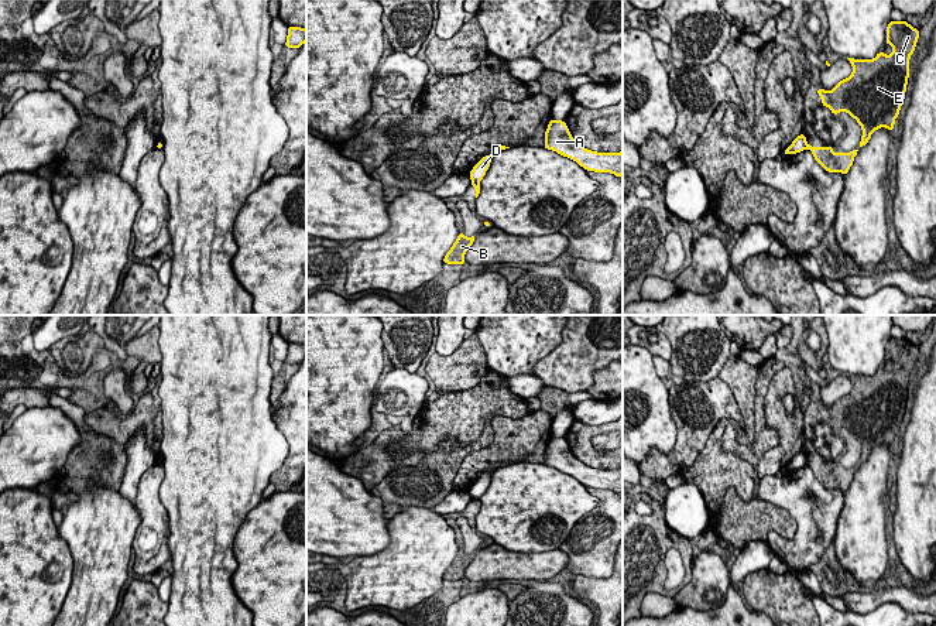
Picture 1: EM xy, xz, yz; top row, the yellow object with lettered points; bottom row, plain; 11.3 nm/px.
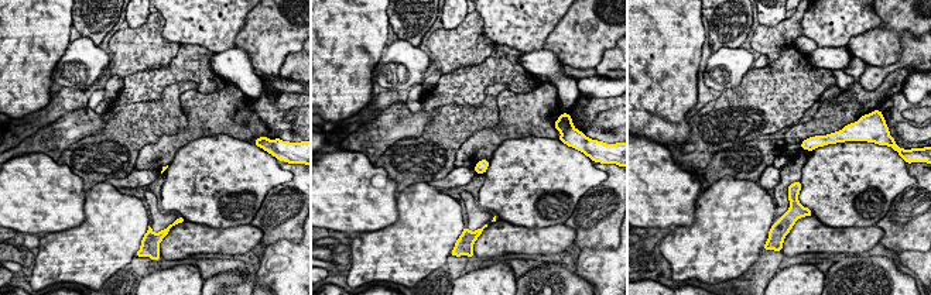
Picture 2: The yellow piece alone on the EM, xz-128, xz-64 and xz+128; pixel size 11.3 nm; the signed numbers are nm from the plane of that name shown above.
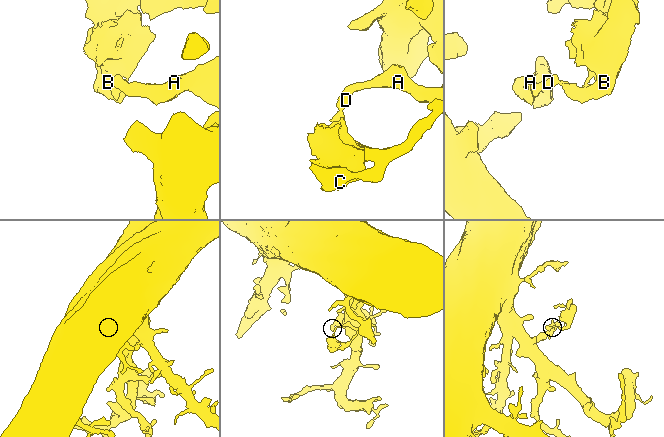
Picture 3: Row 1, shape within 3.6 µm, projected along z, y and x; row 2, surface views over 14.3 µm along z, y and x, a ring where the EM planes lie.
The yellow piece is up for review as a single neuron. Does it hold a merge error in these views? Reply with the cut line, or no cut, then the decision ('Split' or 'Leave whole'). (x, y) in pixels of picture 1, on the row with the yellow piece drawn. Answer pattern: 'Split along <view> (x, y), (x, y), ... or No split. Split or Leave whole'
Split along yz (808, 144), (805, 147). Split

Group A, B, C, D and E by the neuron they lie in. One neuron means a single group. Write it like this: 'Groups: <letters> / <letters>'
Groups: A D / B C E

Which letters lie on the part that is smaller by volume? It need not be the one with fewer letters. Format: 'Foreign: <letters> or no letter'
Foreign: B, C, E

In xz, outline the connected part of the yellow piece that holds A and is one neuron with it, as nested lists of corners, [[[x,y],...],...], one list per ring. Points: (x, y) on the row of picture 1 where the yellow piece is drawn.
[[[549,120],[544,148],[576,161],[586,171],[610,172],[616,177],[623,175],[623,151],[597,153],[584,148],[572,137],[563,120]]]

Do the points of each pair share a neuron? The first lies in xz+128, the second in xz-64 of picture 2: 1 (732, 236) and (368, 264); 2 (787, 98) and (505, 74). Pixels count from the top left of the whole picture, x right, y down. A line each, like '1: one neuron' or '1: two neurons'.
1: one neuron
2: one neuron

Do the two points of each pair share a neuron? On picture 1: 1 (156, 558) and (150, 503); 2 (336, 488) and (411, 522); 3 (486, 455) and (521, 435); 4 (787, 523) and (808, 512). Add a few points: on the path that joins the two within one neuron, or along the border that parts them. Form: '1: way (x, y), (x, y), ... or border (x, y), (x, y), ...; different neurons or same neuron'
1: way (161, 544), (161, 527), (156, 517); same neuron
2: border (388, 520), (388, 544), (379, 553); different neurons
3: way (494, 452), (513, 443); same neuron
4: border (765, 500), (782, 508), (795, 523), (792, 539); different neurons

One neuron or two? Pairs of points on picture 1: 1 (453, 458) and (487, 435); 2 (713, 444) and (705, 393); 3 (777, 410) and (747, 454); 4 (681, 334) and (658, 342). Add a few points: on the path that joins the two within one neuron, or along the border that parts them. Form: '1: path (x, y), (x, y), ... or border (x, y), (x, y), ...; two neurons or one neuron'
1: path (462, 451), (479, 444); one neuron
2: border (726, 417), (717, 423), (706, 445), (693, 461); two neurons
3: border (764, 396), (764, 420), (778, 443), (761, 457); two neurons
4: border (657, 329), (669, 342), (669, 362); two neurons

